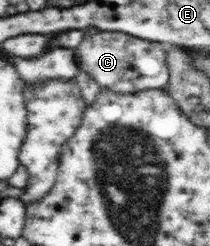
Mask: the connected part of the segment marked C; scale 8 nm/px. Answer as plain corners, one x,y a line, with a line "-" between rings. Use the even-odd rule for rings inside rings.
99,31
96,35
84,34
84,41
78,45
77,55
79,56
80,70
90,75
101,89
110,89
115,93
138,93
146,89
163,89
169,84
170,71
167,65
167,53
165,45
138,39
122,32

